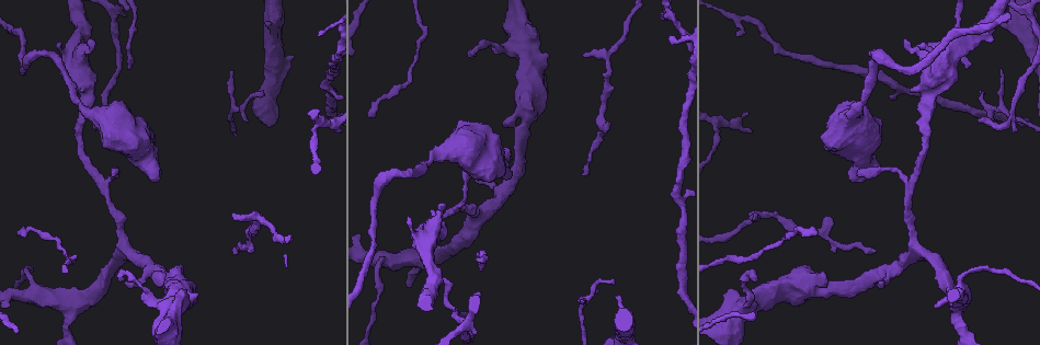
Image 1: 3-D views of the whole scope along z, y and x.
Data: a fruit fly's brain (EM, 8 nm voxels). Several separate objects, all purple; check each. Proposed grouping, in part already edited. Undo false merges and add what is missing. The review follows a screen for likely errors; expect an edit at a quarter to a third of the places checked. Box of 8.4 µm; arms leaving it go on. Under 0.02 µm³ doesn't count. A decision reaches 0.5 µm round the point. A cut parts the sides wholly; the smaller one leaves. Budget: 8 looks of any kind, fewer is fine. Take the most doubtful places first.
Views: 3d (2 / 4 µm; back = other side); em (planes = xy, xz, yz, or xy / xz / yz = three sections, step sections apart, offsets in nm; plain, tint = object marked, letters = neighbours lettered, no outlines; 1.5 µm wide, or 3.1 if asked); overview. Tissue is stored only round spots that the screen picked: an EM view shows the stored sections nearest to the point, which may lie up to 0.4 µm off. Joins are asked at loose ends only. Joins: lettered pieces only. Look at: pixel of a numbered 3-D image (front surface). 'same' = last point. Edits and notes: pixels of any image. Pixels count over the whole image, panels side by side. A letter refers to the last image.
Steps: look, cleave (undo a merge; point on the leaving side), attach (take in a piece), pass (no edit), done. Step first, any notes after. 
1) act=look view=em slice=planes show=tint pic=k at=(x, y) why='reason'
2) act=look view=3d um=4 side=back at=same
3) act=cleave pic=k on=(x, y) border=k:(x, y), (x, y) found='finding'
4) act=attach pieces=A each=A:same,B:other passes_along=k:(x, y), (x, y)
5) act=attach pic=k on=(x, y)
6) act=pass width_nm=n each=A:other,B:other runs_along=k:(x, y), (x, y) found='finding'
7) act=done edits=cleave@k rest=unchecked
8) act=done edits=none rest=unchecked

act=look view=3d um=4 pic=1 at=(231, 215)

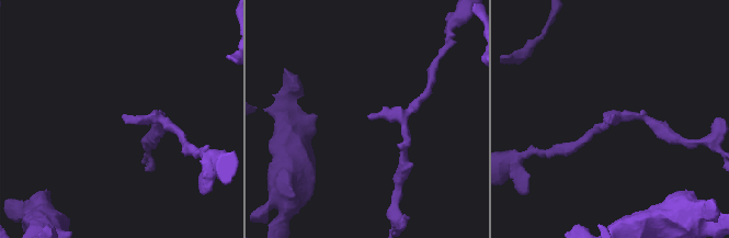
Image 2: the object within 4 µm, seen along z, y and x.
act=look view=em slice=planes show=letters pic=2 at=(616, 116) why='need the tissue'

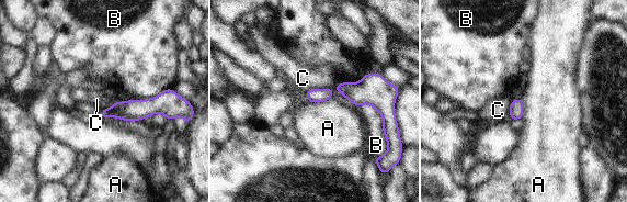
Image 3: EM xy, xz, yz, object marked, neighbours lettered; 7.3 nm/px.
act=pass width_nm=100 each=A:other,B:other,C:other found='none of them fits'

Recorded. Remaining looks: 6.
act=look view=em slice=planes show=letters pic=1 at=(668, 38) why='tapers out'

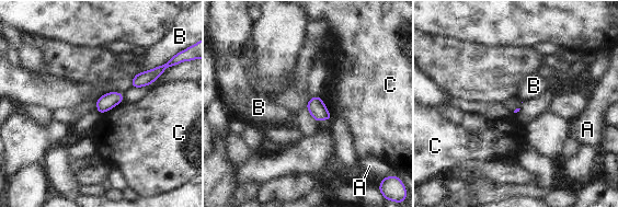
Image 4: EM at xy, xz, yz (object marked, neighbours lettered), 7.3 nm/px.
act=pass each=A:other,B:other,C:other border=4:(162, 65), (138, 73) found='none of them fits'

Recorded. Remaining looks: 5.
act=look view=3d um=4 pic=1 at=(871, 55) why='abrupt turn'

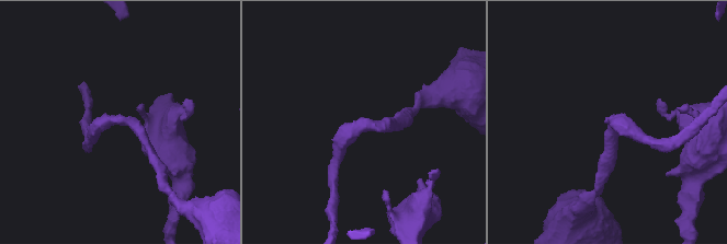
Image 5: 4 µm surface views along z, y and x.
act=look view=em slice=planes show=tint pic=5 at=(362, 125) arm_widths_nm=180,190

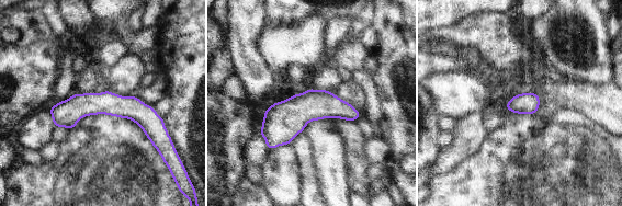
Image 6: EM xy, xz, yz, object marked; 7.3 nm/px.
act=look view=em slice=planes show=letters at=same why='what lies round it'

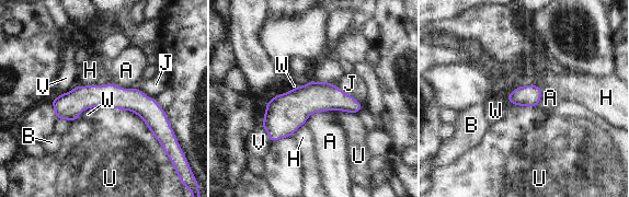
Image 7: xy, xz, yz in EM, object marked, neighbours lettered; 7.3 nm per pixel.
act=pass longest_contact=U:550nm each=A:other,B:other,H:other,J:other,U:other,V:other,W:other found='all the same neuron'

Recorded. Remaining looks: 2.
act=done edits=none rest=unchecked

